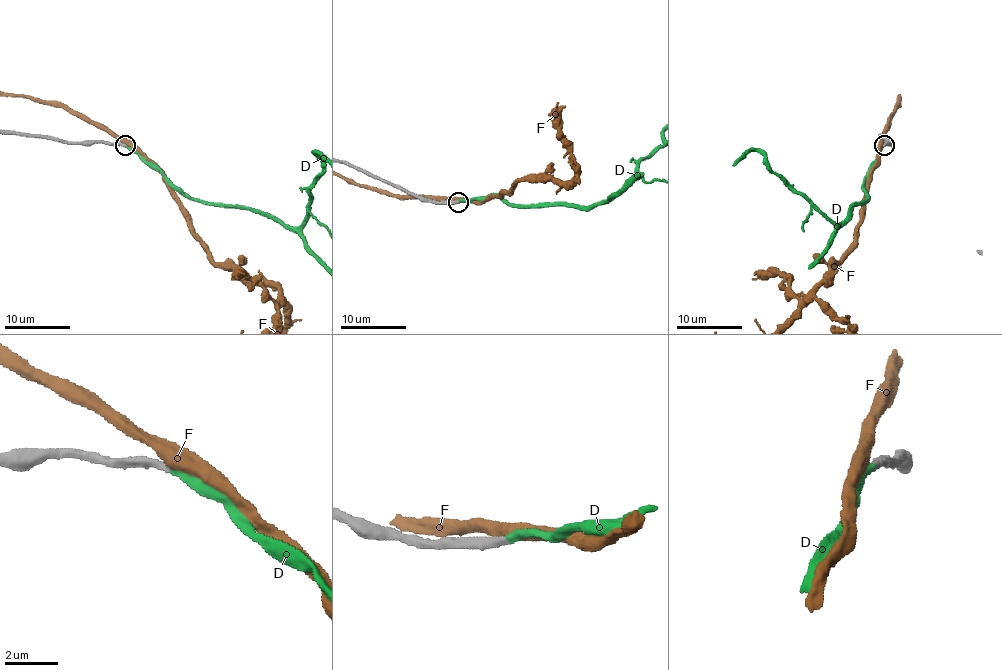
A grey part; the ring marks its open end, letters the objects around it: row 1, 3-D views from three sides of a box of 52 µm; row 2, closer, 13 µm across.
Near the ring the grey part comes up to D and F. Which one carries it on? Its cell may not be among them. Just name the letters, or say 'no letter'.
D

